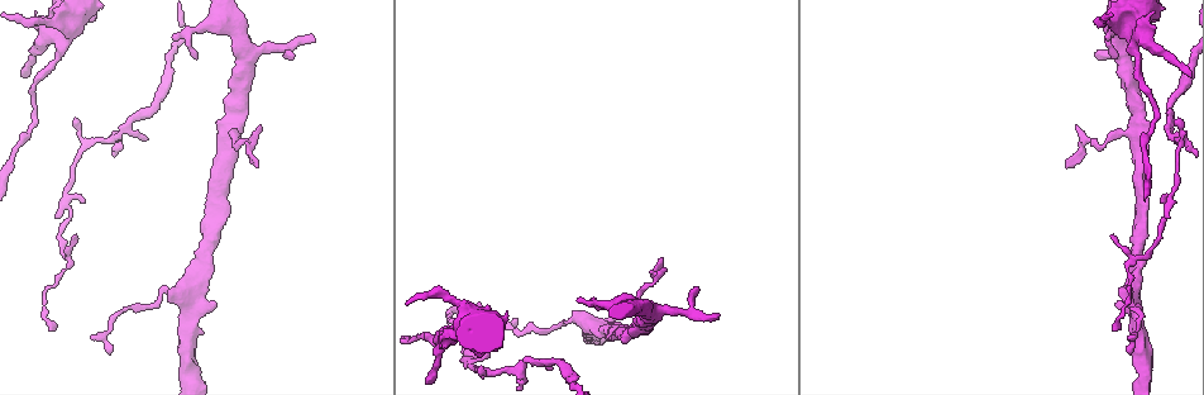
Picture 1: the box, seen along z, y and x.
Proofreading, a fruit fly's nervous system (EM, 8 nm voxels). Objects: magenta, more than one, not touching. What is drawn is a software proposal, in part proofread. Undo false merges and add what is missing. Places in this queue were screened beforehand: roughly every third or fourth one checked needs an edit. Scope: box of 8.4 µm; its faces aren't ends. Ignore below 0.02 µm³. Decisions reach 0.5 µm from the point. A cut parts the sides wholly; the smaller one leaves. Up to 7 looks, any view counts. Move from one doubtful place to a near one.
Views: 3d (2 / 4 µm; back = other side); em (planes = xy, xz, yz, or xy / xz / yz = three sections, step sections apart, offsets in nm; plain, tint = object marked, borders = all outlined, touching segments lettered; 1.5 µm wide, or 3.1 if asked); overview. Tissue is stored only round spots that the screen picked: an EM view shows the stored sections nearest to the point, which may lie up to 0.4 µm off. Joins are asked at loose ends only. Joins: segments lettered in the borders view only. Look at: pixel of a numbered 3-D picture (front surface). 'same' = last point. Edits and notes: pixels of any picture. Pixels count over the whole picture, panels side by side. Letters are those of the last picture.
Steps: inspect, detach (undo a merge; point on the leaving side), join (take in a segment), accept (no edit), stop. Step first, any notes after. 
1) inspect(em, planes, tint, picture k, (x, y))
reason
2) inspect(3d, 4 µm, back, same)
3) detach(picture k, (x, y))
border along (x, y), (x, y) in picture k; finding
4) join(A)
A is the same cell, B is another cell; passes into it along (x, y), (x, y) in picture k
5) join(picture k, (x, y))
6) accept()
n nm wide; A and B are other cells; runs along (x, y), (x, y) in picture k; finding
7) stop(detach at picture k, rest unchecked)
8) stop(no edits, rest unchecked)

inspect(3d, 2 µm, picture 1, (604, 329))
sharp bend

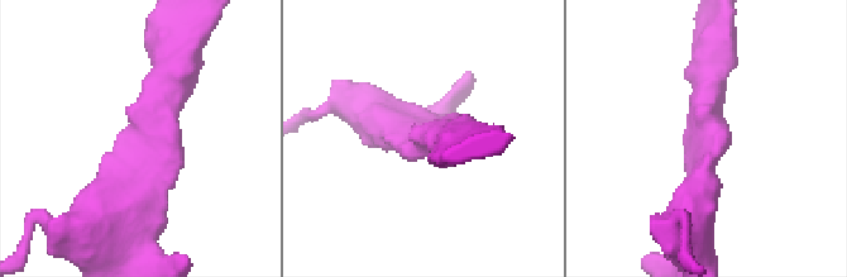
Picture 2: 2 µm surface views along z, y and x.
inspect(em, xy, step 4, tint, picture 2, (152, 128))
3 arms; arms of 200, 280, 320 nm

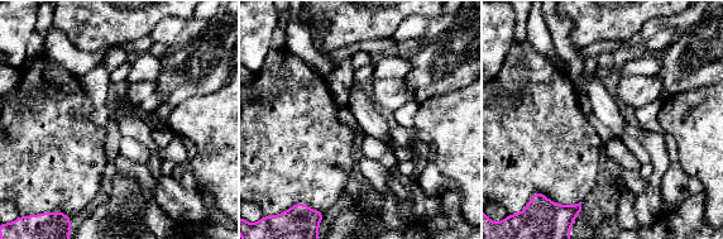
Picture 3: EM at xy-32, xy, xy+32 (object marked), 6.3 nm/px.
inspect(em, xz, step 8, borders, same)

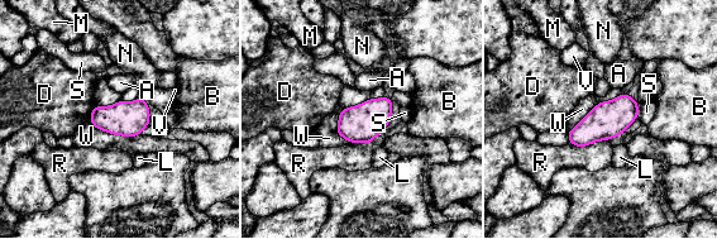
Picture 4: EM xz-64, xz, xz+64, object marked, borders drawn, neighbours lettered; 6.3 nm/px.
accept()
220 nm wide; A, B, D, L, M, N, R, S, V and W are other cells; border along (608, 139), (586, 146), (569, 143) in picture 4; one neuron here

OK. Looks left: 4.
inspect(em, planes, borders, picture 1, (457, 312))
thin end

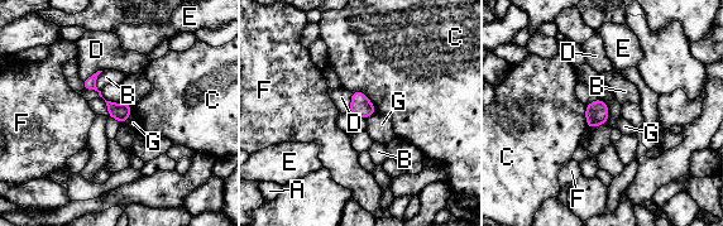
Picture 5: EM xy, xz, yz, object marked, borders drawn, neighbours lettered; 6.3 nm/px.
accept()
A, B, C, D, E, F and G are other cells; border along (132, 107), (125, 123) in picture 5; no lettered segment goes on from it

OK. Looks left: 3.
inspect(em, planes, borders, picture 1, (234, 133))
a fork

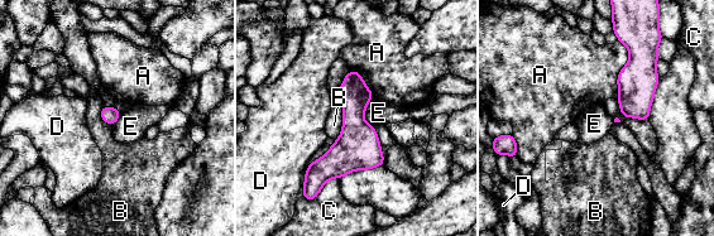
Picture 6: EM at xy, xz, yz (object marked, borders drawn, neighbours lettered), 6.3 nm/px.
accept()
A touches over 380 nm; A, B, C, D and E are other cells; all the same neuron

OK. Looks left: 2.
stop(no edits, rest unchecked)

